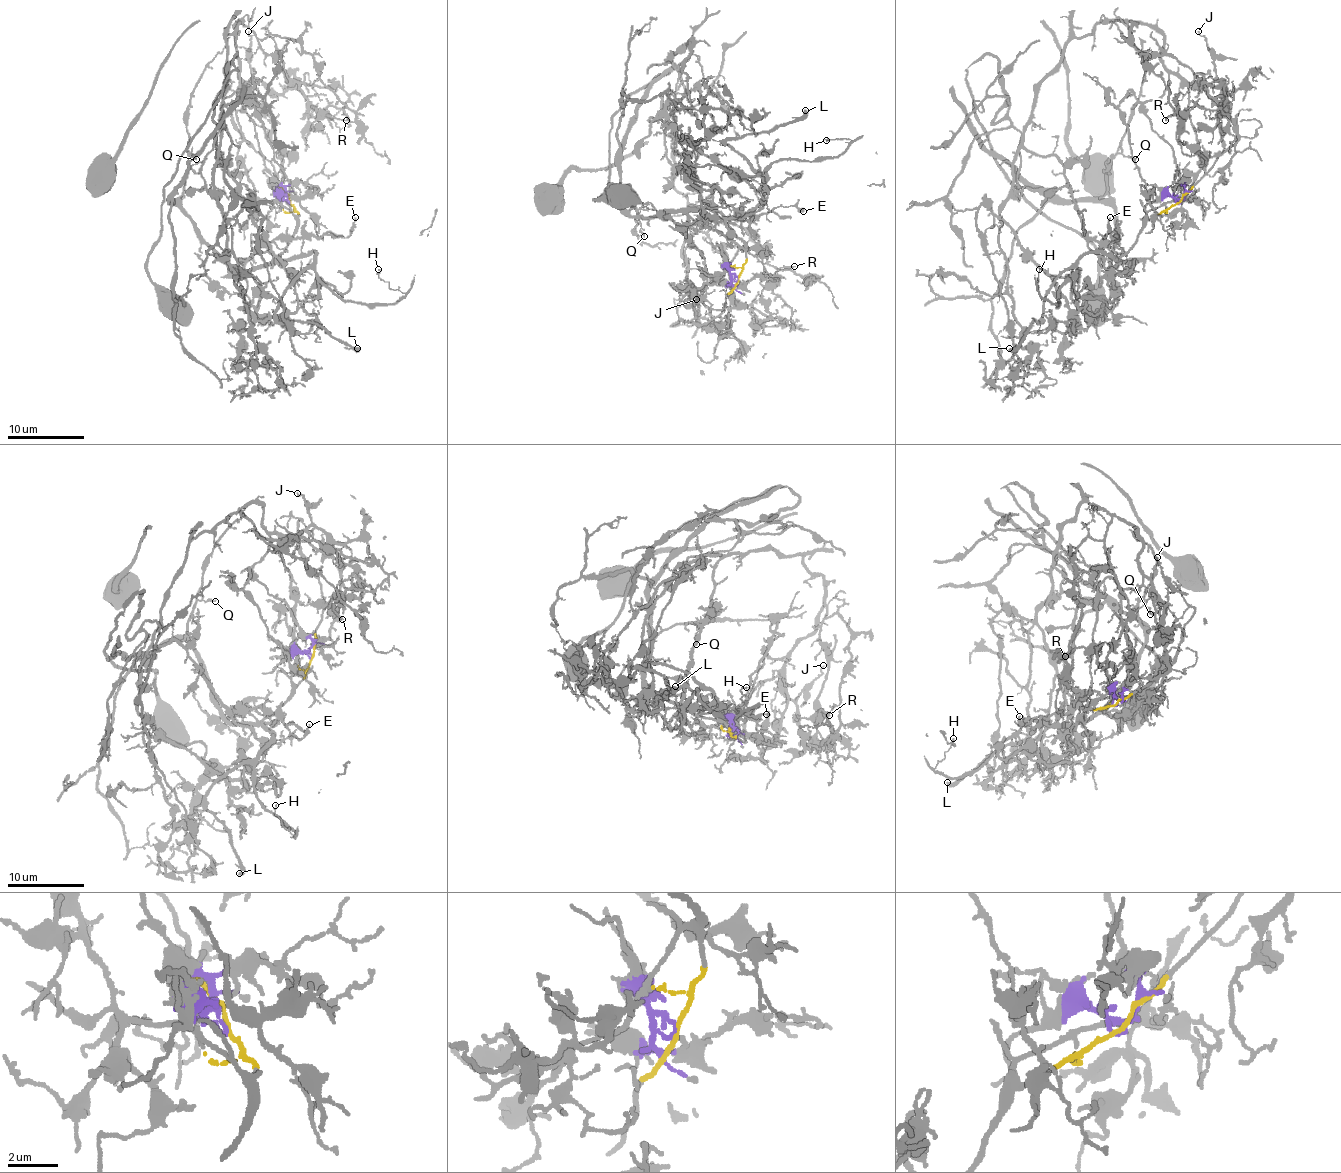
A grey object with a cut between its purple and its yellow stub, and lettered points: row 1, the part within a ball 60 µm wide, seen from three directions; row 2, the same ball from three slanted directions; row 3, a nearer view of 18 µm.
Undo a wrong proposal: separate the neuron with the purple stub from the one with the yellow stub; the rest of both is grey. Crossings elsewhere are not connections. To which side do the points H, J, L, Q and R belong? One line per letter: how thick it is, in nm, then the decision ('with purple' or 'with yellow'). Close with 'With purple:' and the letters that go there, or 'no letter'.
H: 110 nm | with yellow
J: 110 nm | with purple
L: 400 nm | with yellow
Q: 130 nm | with yellow
R: 140 nm | with purple
With purple: J, R

